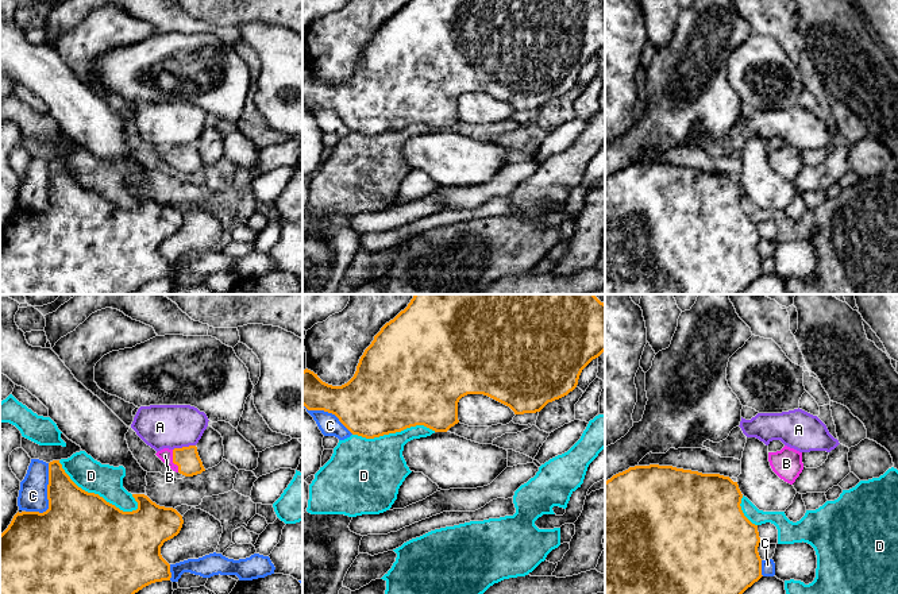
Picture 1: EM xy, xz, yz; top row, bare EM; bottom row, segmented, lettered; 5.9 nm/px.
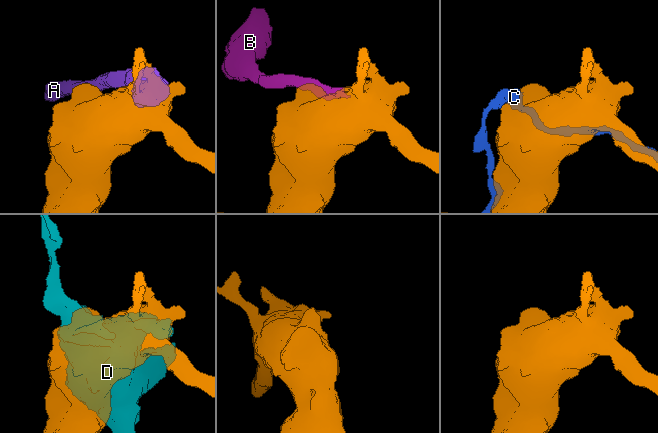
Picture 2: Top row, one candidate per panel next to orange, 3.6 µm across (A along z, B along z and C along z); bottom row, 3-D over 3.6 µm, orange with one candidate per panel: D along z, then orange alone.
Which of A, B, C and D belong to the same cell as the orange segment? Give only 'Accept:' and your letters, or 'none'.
Accept: B

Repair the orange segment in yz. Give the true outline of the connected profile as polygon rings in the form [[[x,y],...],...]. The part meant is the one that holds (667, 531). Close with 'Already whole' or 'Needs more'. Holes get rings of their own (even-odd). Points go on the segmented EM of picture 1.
[[[635,466],[605,482],[605,594],[743,594],[762,575],[758,525],[741,510],[737,482],[672,466]]]. Already whole

